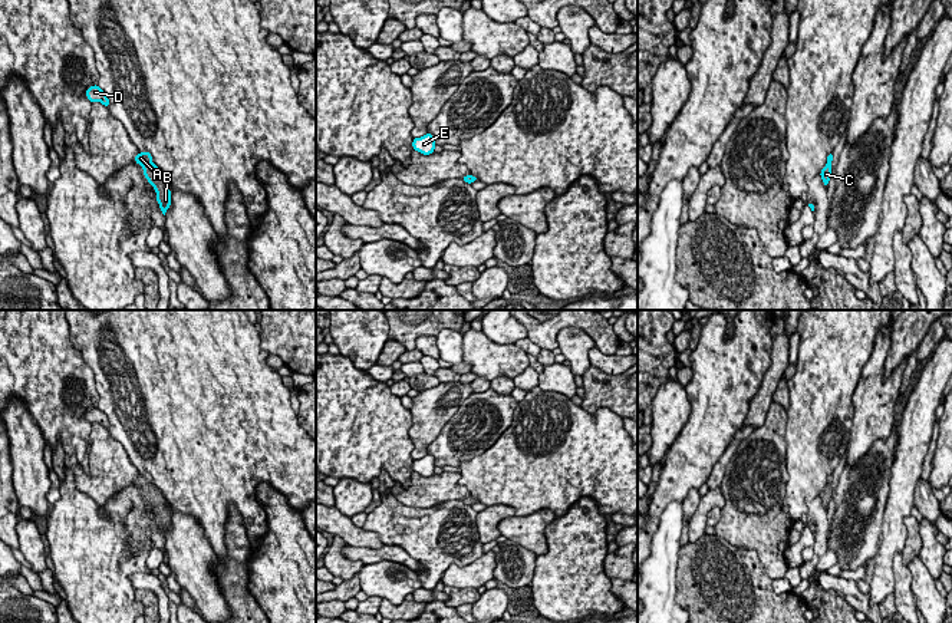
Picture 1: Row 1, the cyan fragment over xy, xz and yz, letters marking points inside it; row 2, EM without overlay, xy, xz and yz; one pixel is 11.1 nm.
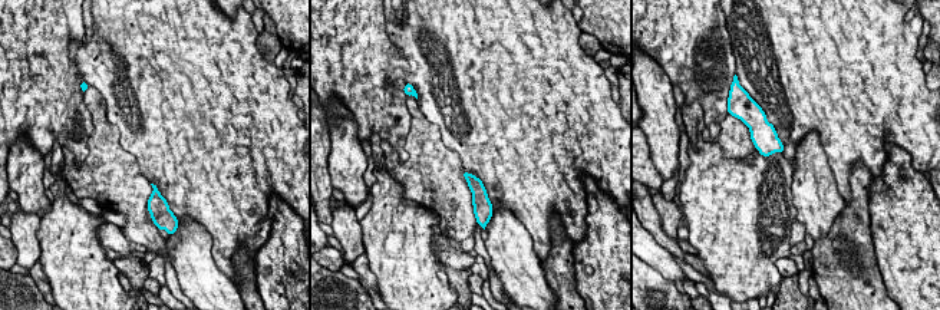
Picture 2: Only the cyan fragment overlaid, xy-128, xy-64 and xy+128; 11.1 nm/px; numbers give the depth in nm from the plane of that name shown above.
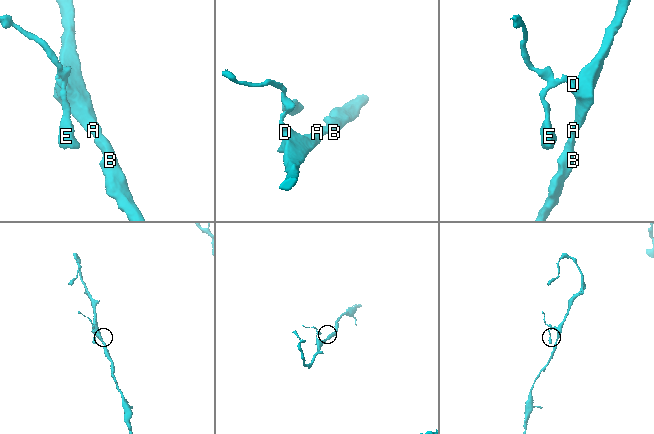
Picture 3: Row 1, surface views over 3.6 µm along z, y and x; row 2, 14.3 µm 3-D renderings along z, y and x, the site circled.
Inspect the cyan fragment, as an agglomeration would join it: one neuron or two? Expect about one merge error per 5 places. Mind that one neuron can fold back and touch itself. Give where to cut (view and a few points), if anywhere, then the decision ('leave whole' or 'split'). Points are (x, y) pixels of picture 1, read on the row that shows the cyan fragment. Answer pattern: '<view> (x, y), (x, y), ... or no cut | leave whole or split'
no cut | leave whole

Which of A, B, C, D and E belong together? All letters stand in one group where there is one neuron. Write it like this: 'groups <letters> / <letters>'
groups A B C D E

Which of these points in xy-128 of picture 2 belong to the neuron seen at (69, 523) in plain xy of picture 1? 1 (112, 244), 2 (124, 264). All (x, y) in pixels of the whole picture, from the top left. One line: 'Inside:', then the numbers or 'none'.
Inside: none

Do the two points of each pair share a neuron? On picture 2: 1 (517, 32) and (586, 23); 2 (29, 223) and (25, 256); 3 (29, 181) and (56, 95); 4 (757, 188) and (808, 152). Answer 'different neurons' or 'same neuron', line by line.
1: different neurons
2: same neuron
3: different neurons
4: different neurons

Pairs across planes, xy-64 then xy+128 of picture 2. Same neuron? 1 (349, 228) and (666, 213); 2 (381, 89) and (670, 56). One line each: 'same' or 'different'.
1: same
2: same

